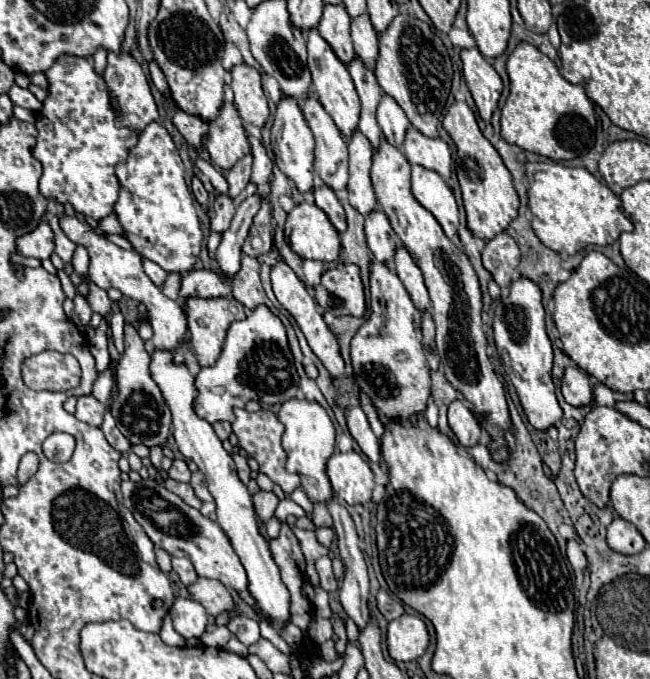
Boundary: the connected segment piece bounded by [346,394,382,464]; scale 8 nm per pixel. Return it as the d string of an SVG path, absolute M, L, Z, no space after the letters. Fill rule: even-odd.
M352 394L352 410L346 410L346 418L348 418L348 428L352 438L358 442L360 450L368 456L370 462L374 464L382 464L382 456L380 456L380 442L374 436L362 408L358 408L358 398Z

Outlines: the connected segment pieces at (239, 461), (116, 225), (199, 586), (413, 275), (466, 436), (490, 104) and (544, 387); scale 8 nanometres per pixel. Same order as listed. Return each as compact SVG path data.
M236 454L236 456L234 456L234 464L236 464L238 478L240 478L244 484L248 484L248 482L250 482L250 466L248 466L246 458L242 458L240 454Z
M116 214L100 220L100 224L98 224L96 230L98 230L100 234L124 234L124 232L122 232L122 226L120 226L120 222L118 222L118 218L116 218Z
M198 578L192 586L186 586L186 590L188 590L190 598L200 602L206 608L206 612L212 614L212 616L218 616L220 612L234 608L230 592L218 580Z
M398 244L396 256L394 256L394 270L396 270L398 278L402 280L402 284L406 286L406 292L410 294L416 308L420 312L430 310L430 296L428 296L428 290L424 286L422 272L416 266L416 262L412 260L412 256L408 254L408 250L404 250L402 244Z
M454 400L448 406L448 424L450 424L452 432L456 434L456 438L462 446L472 448L480 442L482 428L480 428L476 416L472 414L472 410L464 402Z
M478 48L462 50L462 72L464 80L472 92L474 104L478 108L478 114L482 120L490 120L492 112L496 110L498 98L502 94L502 80L498 72L492 68L492 64L486 62L486 58L480 54Z
M518 278L510 286L508 298L498 302L494 312L494 342L498 342L498 354L502 358L502 366L508 366L506 372L518 392L528 422L536 430L548 430L562 418L562 408L556 400L550 374L552 344L548 340L544 326L542 292L532 280Z

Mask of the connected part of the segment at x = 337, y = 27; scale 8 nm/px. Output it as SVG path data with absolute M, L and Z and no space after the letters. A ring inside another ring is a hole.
M342 4L324 6L324 14L318 24L318 32L332 46L332 50L340 58L340 62L344 62L344 64L352 62L352 58L356 54L354 54L352 40L350 40L350 16Z

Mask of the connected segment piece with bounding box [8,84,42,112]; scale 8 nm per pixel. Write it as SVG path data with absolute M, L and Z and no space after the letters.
M13 84L10 88L10 92L8 92L8 96L12 98L12 102L14 104L18 104L18 106L24 106L24 108L30 108L30 110L40 110L40 106L42 106L42 102L30 92L30 90L24 90L24 88L20 88L20 86Z

